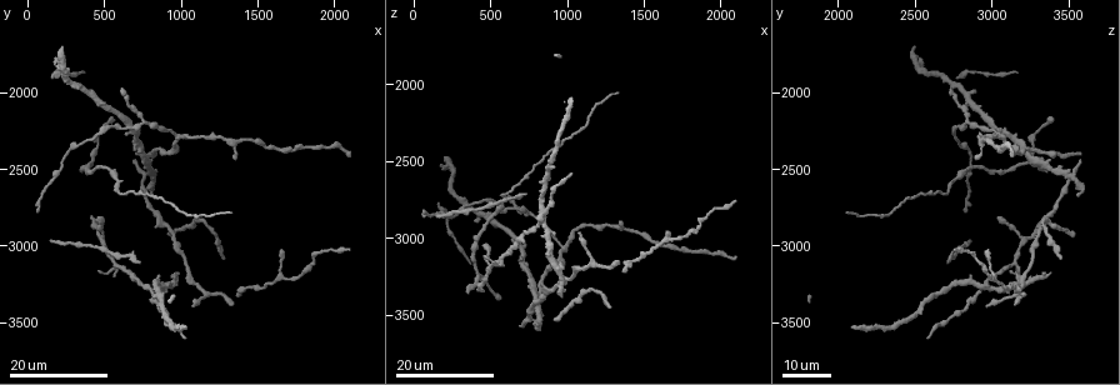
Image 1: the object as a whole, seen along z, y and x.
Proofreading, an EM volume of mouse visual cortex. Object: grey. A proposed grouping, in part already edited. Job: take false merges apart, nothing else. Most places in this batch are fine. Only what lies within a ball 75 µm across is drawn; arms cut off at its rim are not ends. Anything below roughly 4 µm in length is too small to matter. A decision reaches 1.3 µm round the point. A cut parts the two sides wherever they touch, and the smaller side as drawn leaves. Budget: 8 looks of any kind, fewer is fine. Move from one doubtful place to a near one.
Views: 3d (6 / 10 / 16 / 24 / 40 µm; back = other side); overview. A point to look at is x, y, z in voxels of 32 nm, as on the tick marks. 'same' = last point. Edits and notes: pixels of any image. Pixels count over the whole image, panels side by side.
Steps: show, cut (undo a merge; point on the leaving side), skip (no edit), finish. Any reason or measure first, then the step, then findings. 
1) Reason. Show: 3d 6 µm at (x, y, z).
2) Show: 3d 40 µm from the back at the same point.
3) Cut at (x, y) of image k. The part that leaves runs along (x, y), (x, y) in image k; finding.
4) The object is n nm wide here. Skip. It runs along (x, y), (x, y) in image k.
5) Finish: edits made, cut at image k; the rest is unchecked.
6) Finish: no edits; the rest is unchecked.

Show: 3d 24 µm at (420, 2520, 3020).

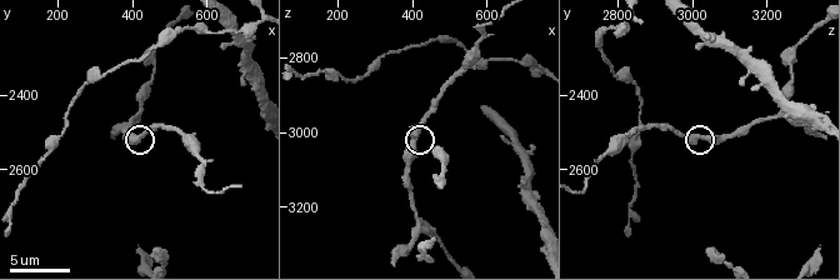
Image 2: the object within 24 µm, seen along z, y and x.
Show: 3d 10 µm at (410, 2520, 3010).

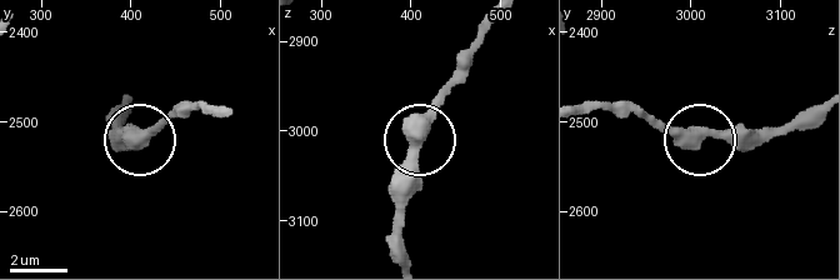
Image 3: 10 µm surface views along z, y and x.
The object is 500 nm wide here. Skip. All the same neuron.

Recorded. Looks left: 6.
Three arms meet. Show: 3d 24 µm at (760, 2200, 2840).

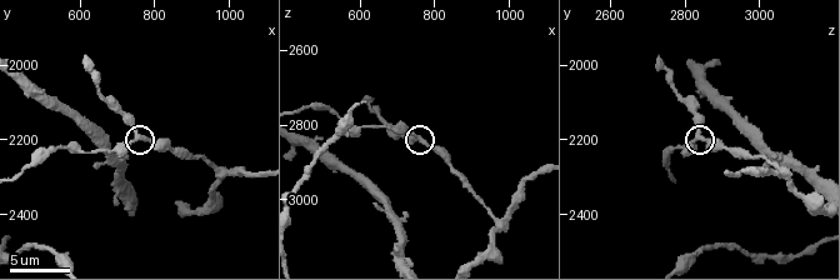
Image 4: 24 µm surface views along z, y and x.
Show: 3d 10 µm at (760, 2190, 2830).

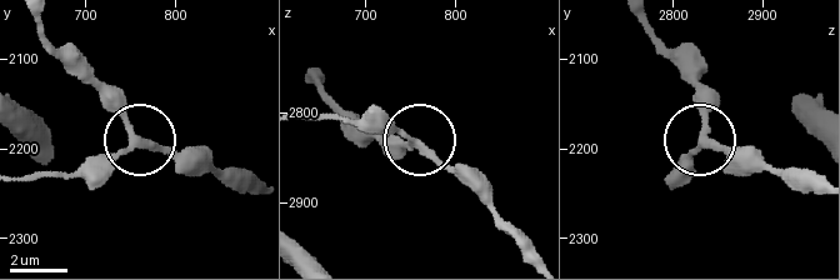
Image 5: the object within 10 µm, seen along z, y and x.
From behind. Show: 3d 10 µm from the back at (755, 2195, 2835).

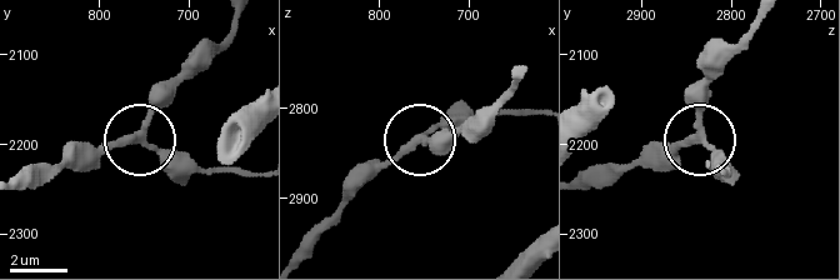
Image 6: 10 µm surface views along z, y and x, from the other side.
The side arm is 9 µm long. Skip. It runs along (23, 186), (130, 141), (199, 60) in image 6; all the same neuron.

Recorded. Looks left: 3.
Three arms meet. Show: 3d 10 µm at (990, 2290, 3060).

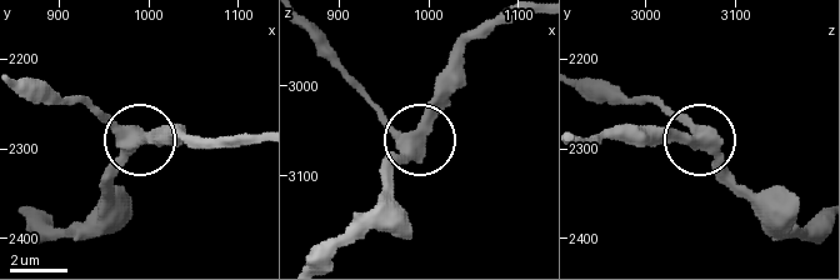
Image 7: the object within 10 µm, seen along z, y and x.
Other side. Show: 3d 10 µm from the back at (990, 2285, 3055).

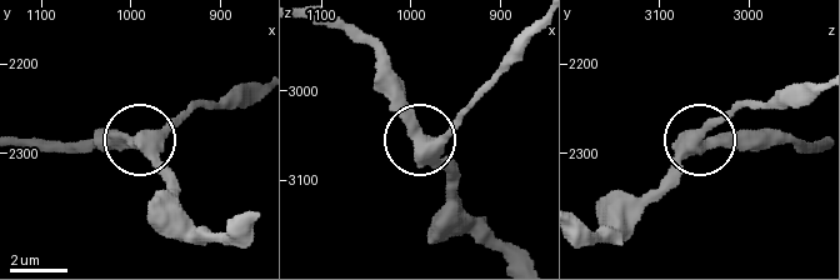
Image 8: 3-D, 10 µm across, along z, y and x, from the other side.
3 arms meet here. Skip. It runs along (505, 255), (470, 219), (453, 174), (379, 85) in image 8; continuous, no second neuron.

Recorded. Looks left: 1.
Finish: no edits; the rest is unchecked.

